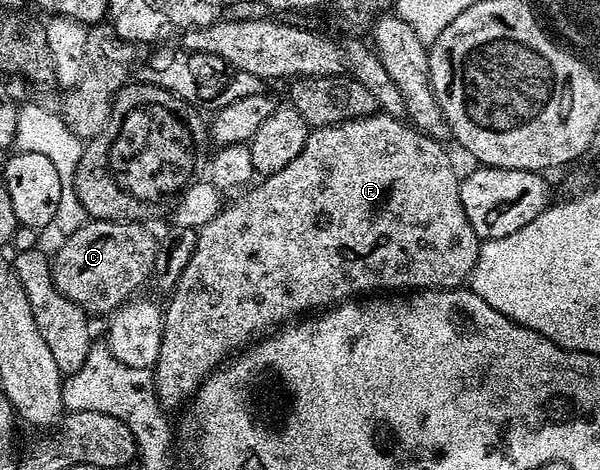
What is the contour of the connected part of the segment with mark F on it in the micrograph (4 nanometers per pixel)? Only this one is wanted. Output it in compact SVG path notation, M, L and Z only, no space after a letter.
M386 113L361 115L328 127L316 127L308 134L305 149L301 149L301 153L297 153L297 157L293 157L293 161L289 161L285 169L259 181L263 183L256 182L250 190L243 193L248 195L241 196L236 203L228 202L217 213L217 217L213 217L213 221L198 228L199 240L193 249L193 257L189 257L185 273L181 273L175 283L175 290L170 292L168 299L171 300L165 303L161 353L153 368L160 404L168 409L185 402L187 398L188 402L198 392L203 380L212 371L222 367L232 353L248 346L256 337L266 336L296 317L306 316L316 309L327 309L364 293L407 293L412 289L462 288L470 280L471 270L475 268L481 240L473 225L469 225L469 217L465 217L465 209L459 196L461 175L460 172L455 172L443 146L440 140L432 139L430 135L408 125L403 119L394 119Z

